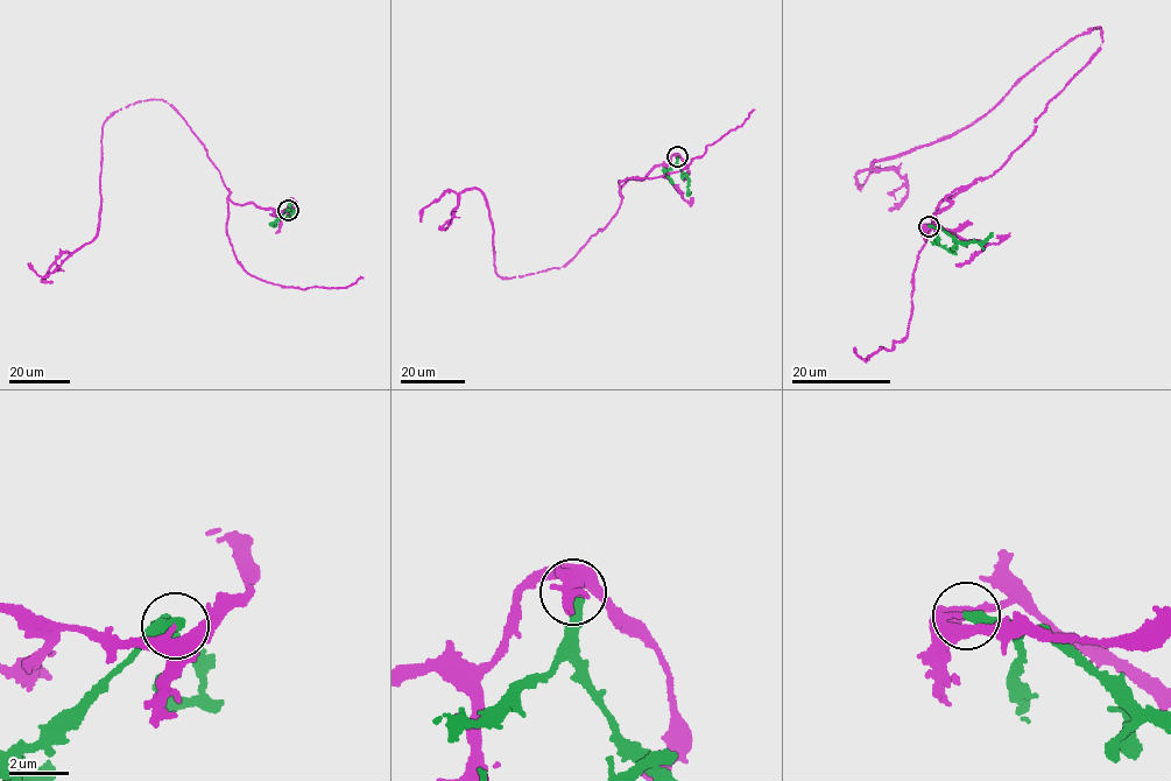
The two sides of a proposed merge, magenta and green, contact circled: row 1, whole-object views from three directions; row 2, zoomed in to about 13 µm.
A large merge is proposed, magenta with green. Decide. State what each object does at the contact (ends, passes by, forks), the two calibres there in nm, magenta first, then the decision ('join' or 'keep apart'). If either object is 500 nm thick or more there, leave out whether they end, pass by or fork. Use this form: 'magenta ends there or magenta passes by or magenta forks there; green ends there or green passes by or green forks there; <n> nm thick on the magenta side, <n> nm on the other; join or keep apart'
magenta ends there; green ends there; 160 nm thick on the magenta side, 360 nm on the other; keep apart

